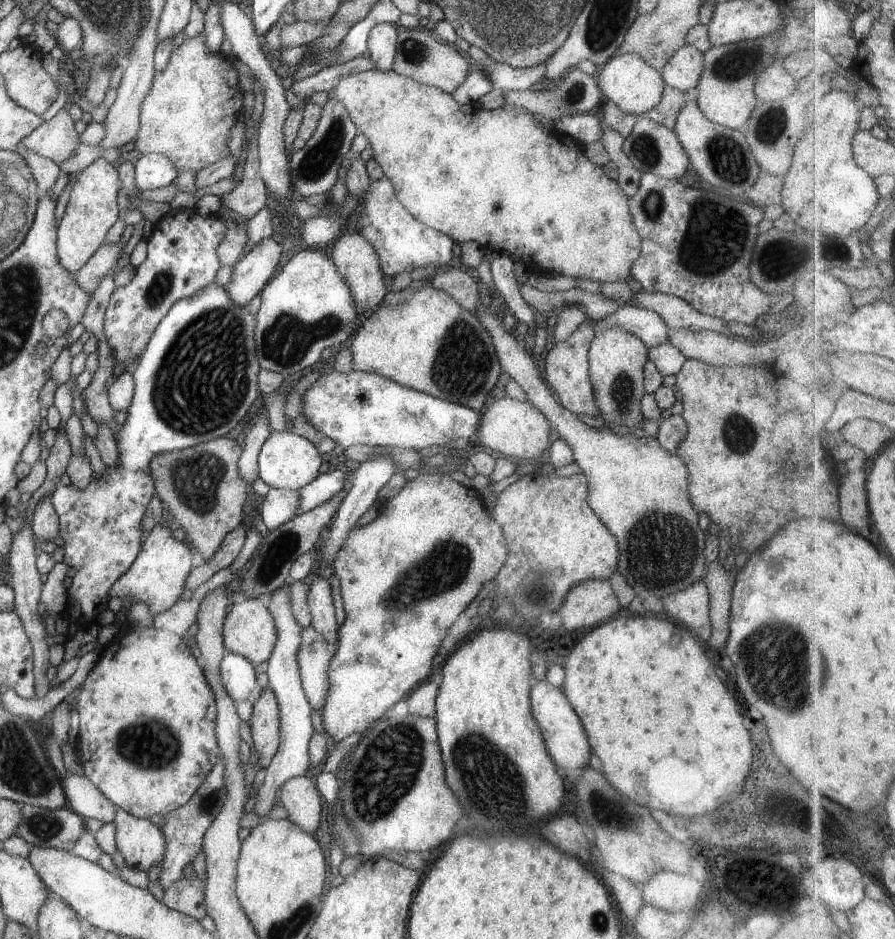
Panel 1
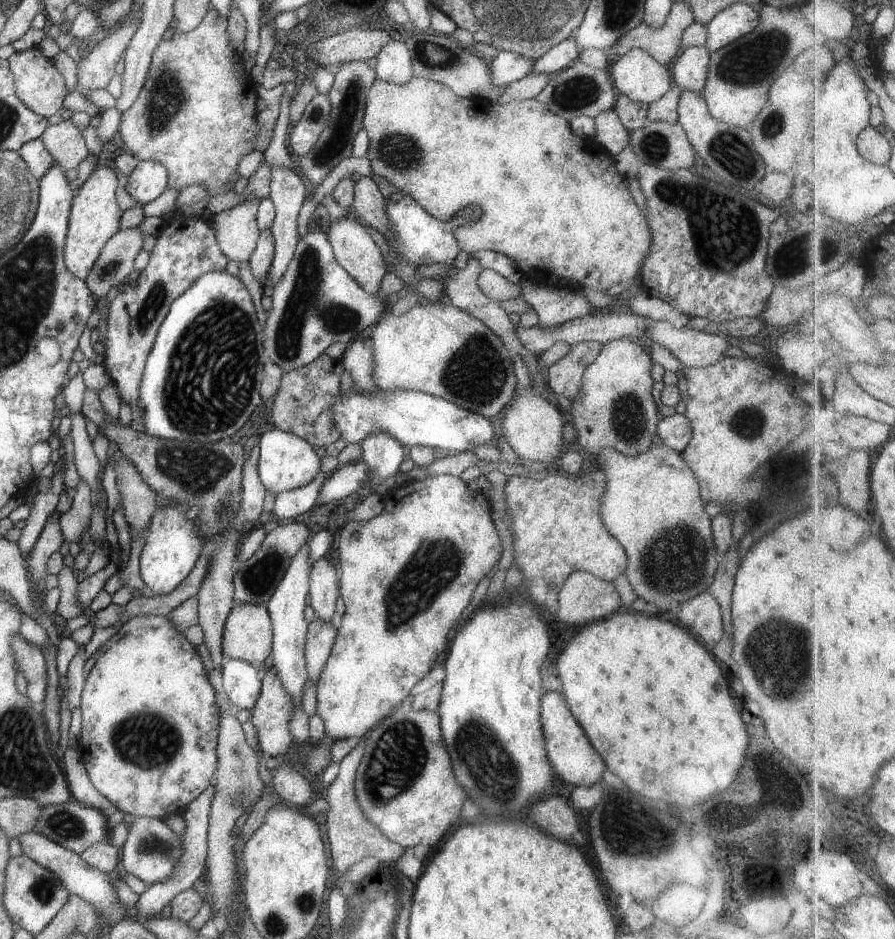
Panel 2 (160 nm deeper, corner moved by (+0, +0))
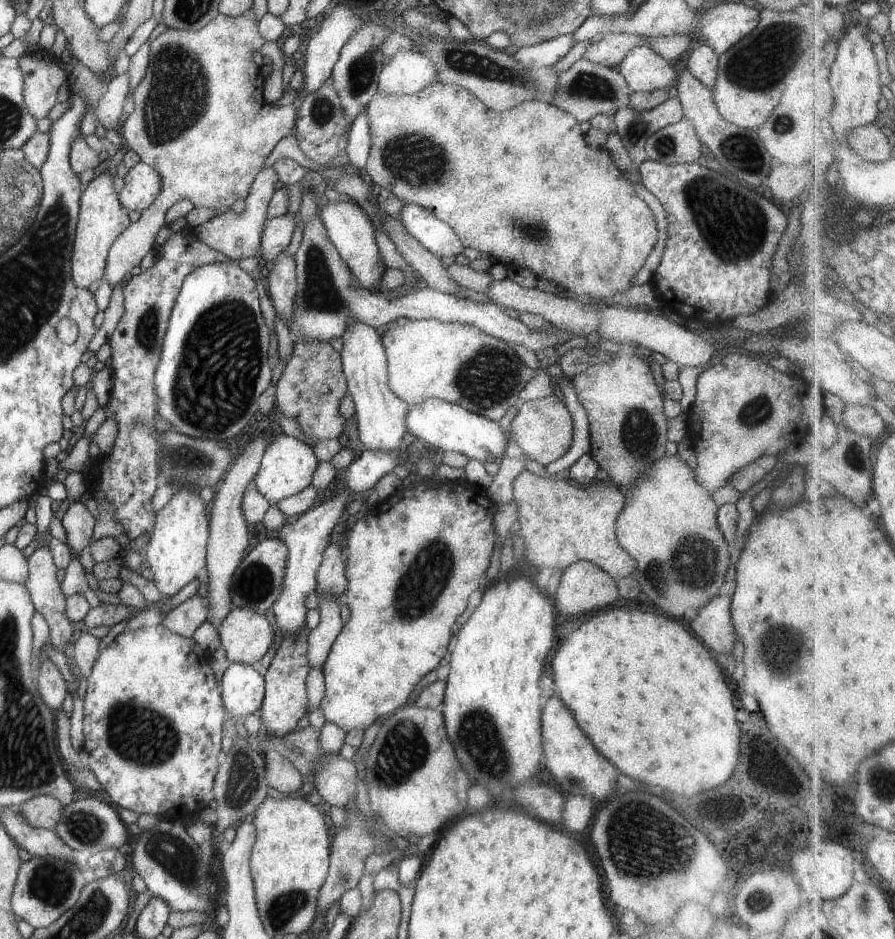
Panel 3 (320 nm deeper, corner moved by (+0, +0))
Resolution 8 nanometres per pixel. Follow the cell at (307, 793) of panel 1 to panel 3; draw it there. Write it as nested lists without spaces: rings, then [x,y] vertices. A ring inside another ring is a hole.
[[[272,759],[265,761],[266,780],[268,786],[284,796],[296,796],[301,790],[303,777],[301,772],[286,759]]]

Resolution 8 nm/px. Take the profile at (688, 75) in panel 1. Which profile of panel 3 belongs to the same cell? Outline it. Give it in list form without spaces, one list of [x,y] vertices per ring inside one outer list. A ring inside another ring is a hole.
[[[702,41],[692,46],[692,52],[687,58],[685,70],[705,88],[711,90],[715,84],[715,70],[717,69],[716,53]]]

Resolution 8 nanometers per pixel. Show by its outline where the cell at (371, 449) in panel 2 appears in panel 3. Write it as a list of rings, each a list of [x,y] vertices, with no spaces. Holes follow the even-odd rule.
[[[351,324],[345,328],[340,351],[340,364],[346,379],[346,392],[351,395],[357,419],[357,438],[367,450],[399,452],[405,434],[405,414],[409,404],[402,402],[387,386],[387,364],[381,338],[367,324]]]

